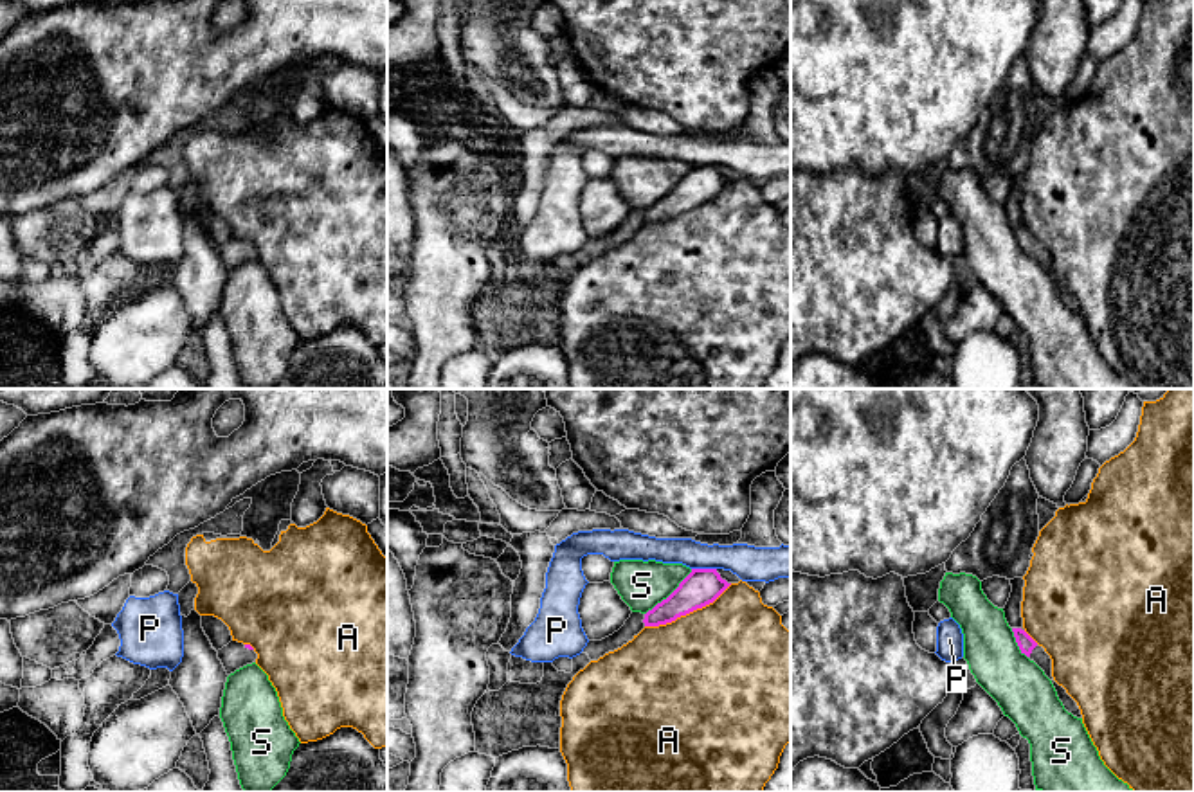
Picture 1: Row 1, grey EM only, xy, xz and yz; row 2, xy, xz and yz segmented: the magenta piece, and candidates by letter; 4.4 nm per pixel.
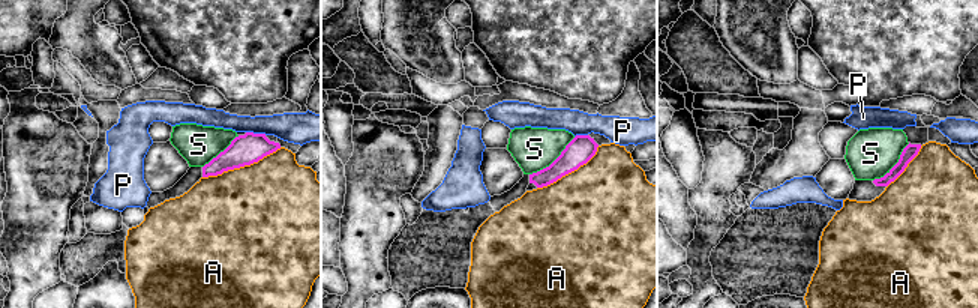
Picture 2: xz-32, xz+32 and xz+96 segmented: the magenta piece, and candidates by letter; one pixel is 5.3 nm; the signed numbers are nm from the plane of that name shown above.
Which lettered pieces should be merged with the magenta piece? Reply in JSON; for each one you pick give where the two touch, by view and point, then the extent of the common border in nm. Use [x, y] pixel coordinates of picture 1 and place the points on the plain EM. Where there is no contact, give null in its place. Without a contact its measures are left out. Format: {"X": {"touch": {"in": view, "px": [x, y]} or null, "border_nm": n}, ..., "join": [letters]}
{"join": []}

